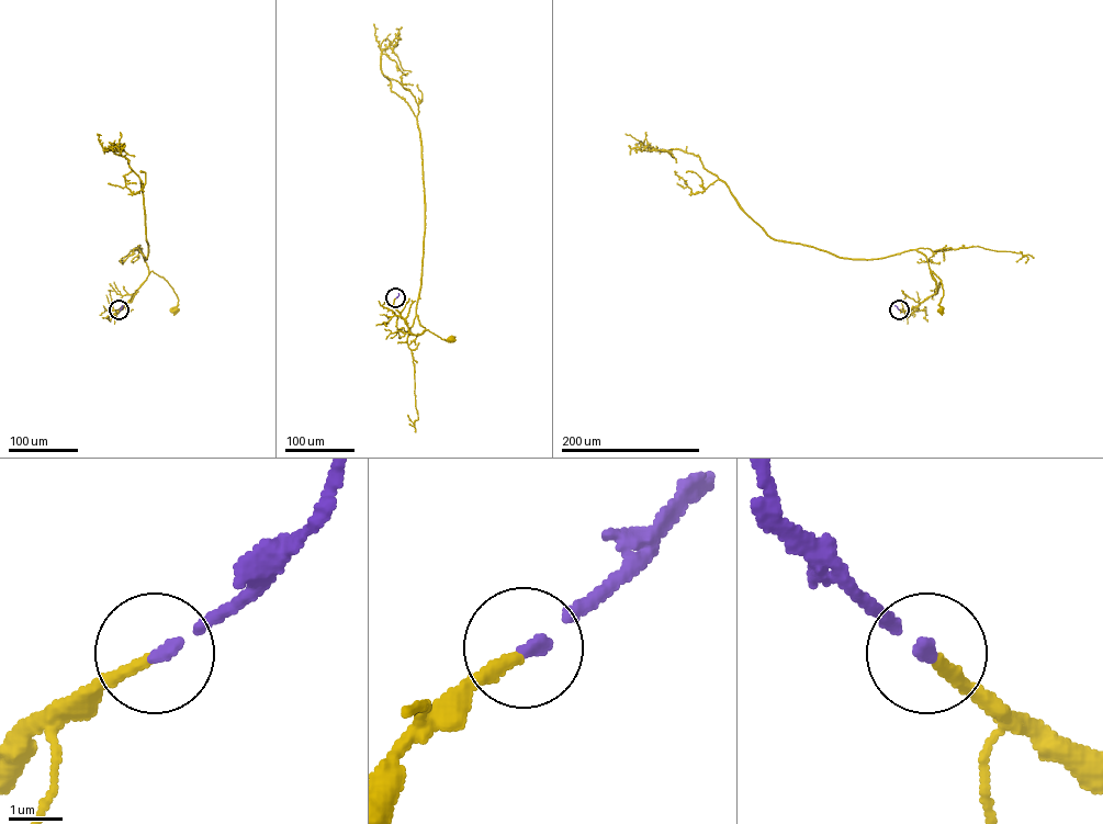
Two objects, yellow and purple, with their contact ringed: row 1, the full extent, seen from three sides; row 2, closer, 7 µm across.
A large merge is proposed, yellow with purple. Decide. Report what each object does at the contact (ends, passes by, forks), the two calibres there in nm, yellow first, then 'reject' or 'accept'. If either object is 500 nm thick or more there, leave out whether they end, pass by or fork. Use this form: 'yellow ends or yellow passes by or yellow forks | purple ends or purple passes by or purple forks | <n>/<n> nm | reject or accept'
yellow ends | purple ends | 220/200 nm | accept

